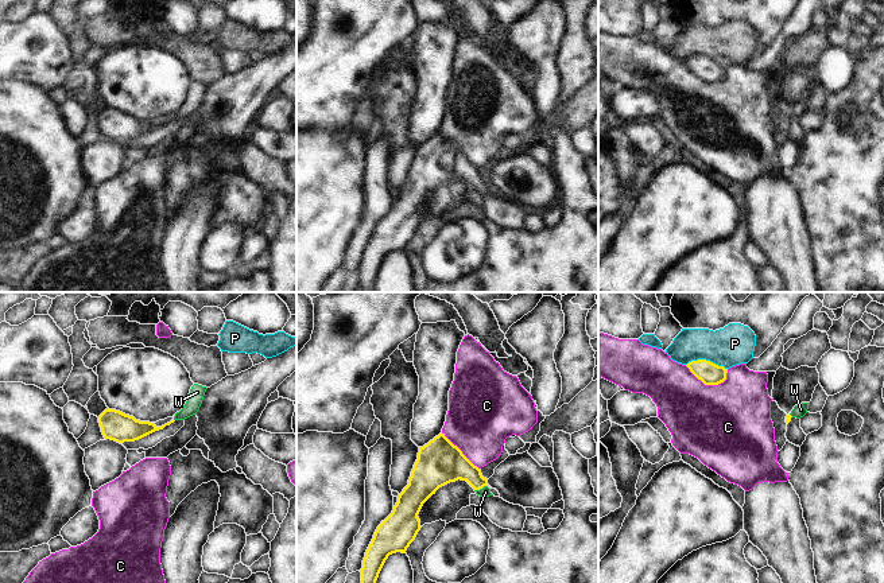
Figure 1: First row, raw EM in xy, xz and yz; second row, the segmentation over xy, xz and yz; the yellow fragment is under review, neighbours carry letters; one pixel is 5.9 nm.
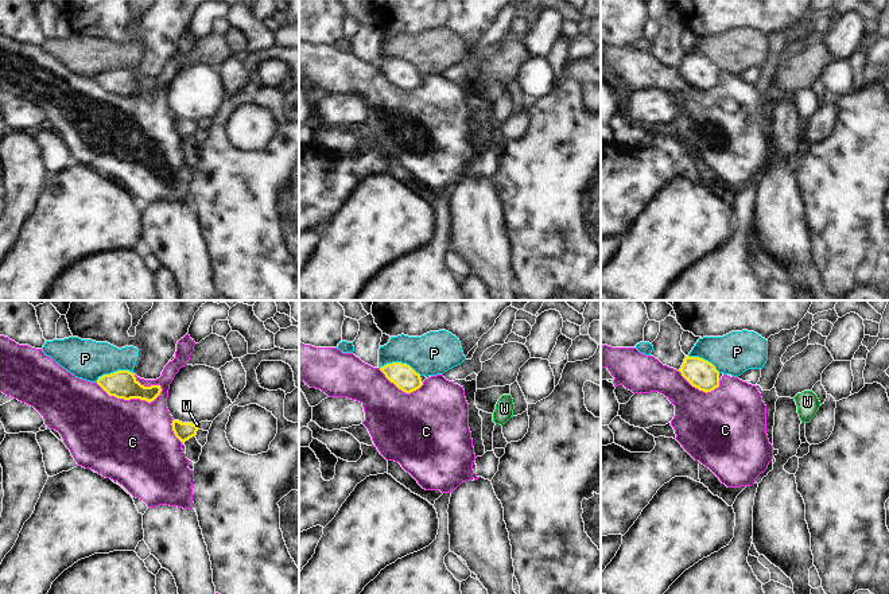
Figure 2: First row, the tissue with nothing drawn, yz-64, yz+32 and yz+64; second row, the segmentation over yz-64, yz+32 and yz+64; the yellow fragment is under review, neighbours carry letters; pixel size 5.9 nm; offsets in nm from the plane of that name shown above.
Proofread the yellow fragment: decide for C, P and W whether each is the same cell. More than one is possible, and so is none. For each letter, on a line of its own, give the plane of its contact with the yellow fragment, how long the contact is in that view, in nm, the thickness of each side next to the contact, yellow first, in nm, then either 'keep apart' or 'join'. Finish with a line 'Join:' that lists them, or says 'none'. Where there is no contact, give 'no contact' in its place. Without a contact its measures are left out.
C: contact in yz; length 260 nm; calibres 140 and 460 nm; keep apart
P: contact in yz; length 260 nm; calibres 140 and 240 nm; keep apart
W: contact in xz; length 80 nm; calibres 220 and 60 nm; join
Join: W

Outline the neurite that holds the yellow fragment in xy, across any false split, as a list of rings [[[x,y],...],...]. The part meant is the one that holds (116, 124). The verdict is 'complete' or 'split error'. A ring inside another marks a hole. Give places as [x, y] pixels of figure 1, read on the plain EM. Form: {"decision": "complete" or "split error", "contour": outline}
{"decision": "complete", "contour": [[[109,106],[98,114],[104,136],[117,141],[139,139],[155,129],[163,128],[174,120],[171,118],[162,125],[156,125],[154,121],[136,118],[133,114]]]}

